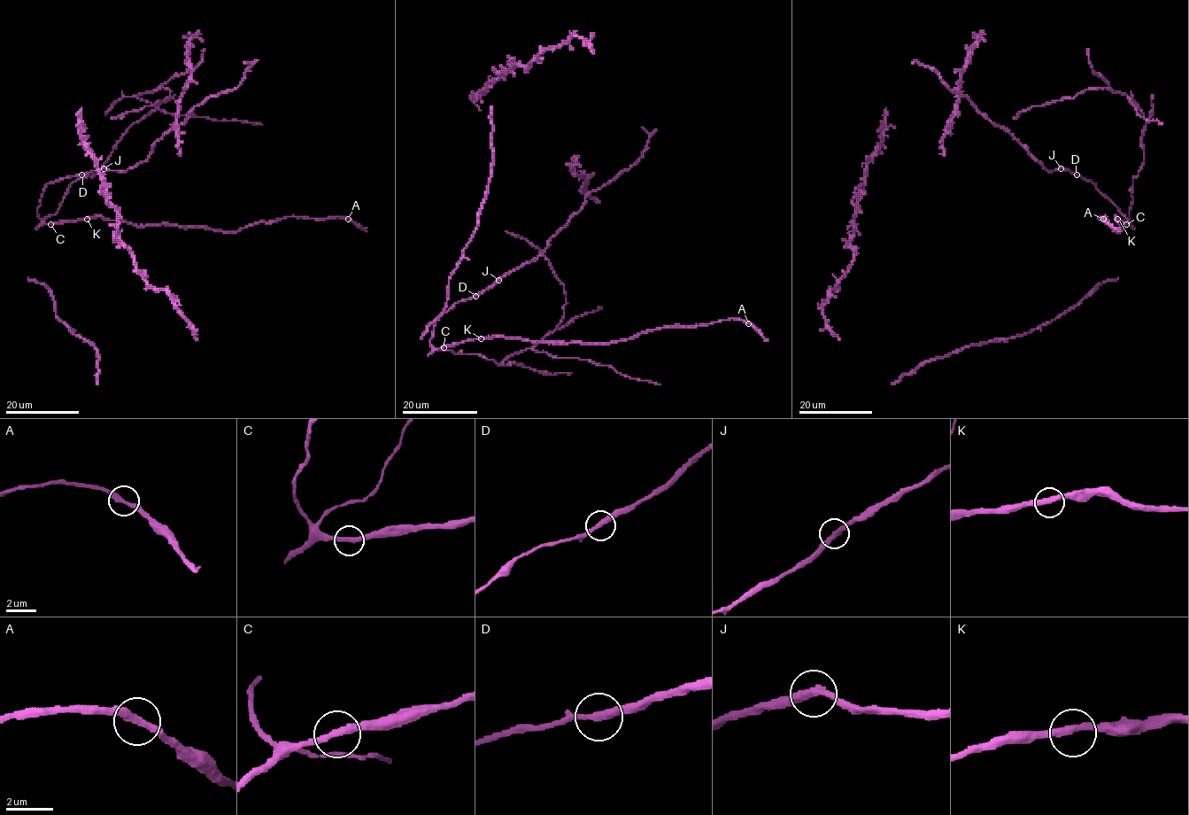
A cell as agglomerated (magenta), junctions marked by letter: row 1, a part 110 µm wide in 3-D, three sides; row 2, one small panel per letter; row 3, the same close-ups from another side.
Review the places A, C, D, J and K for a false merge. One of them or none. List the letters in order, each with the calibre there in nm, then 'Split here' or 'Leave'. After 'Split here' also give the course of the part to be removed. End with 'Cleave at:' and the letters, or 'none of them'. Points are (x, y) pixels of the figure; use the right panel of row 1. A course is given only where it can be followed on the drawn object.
A: Thickness 320 nm. Leave
C: Thickness 320 nm. Leave
D: Thickness 320 nm. Leave
J: Thickness 320 nm. Leave
K: Thickness 320 nm. Leave
Cleave at: none of them

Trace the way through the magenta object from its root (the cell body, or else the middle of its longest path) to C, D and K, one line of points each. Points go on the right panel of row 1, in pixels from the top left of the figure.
C: (978, 112), (1003, 127), (1047, 171), (1067, 169), (1093, 182), (1127, 219), (1126, 224)
D: (978, 112), (1003, 127), (1047, 171), (1063, 168), (1077, 174)
K: (978, 112), (1003, 127), (1047, 171), (1067, 169), (1093, 182), (1128, 222), (1117, 219)

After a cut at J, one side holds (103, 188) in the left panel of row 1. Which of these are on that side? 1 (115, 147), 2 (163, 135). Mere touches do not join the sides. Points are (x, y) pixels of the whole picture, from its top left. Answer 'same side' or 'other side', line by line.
1: same side
2: other side

